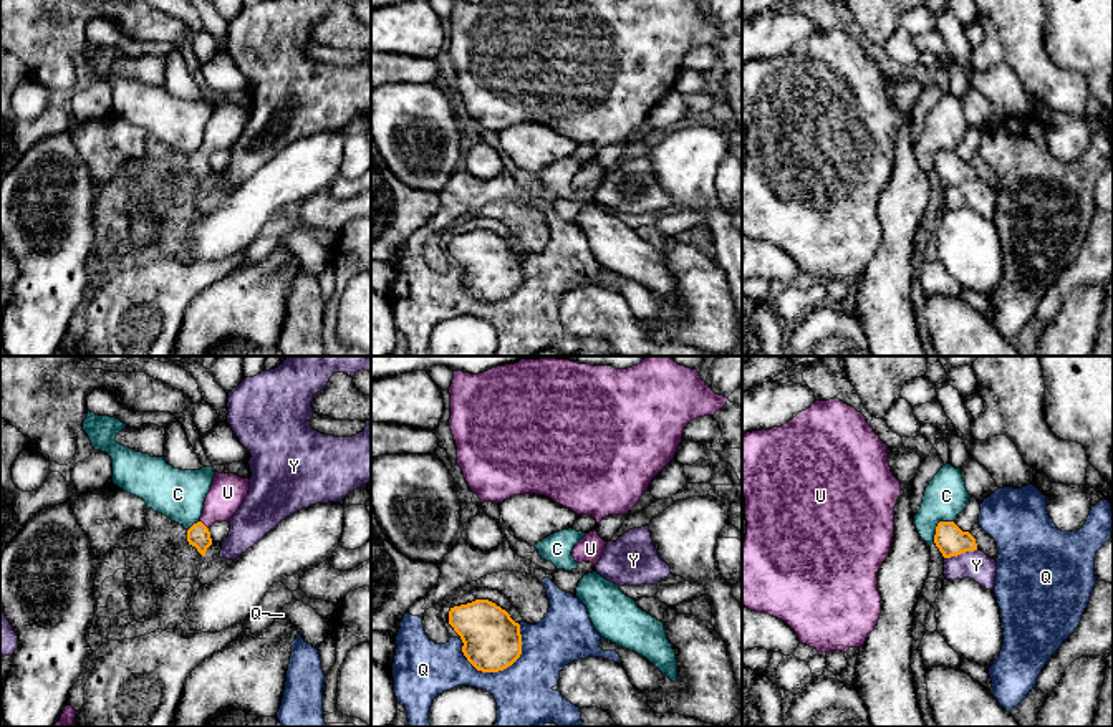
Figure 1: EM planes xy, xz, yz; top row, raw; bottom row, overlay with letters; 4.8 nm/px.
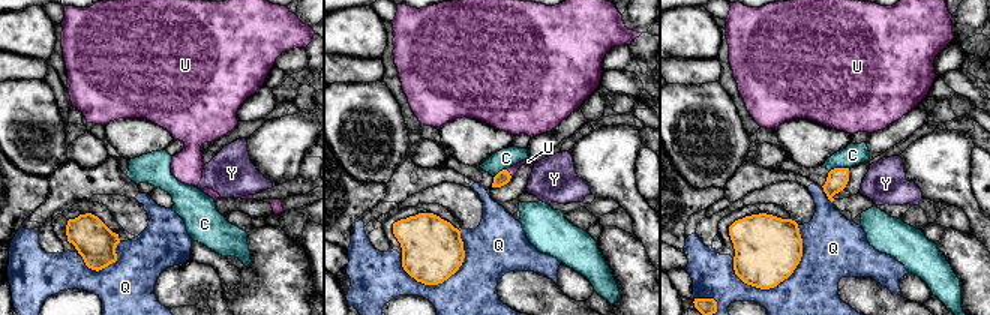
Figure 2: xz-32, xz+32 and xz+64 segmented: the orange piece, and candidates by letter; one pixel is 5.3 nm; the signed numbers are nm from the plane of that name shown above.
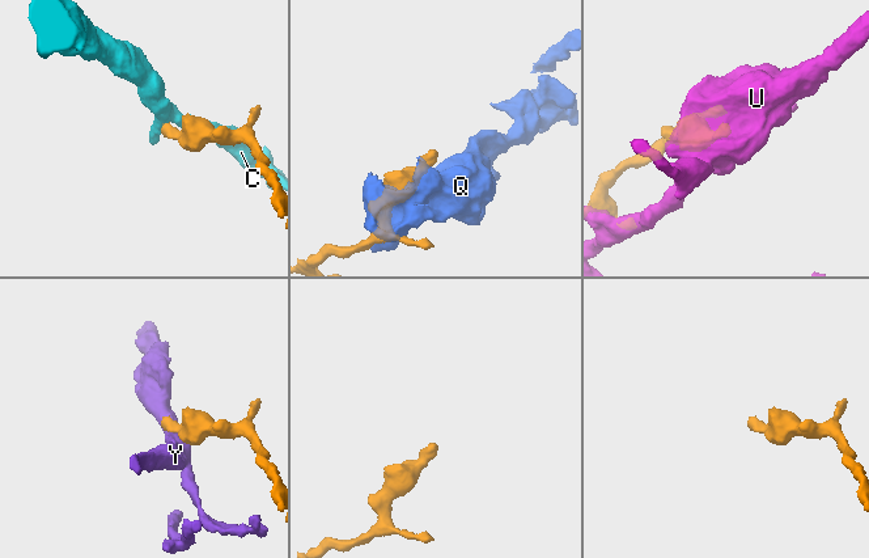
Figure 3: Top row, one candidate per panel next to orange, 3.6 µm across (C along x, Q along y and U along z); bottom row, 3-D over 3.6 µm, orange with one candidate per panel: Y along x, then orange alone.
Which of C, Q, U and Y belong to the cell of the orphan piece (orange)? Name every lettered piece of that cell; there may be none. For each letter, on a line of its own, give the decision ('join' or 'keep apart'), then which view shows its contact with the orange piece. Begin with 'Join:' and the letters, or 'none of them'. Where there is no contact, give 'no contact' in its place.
Join: U
C: keep apart; contact in yz
Q: keep apart; contact in xz
U: join; contact in xy
Y: keep apart; contact in yz

